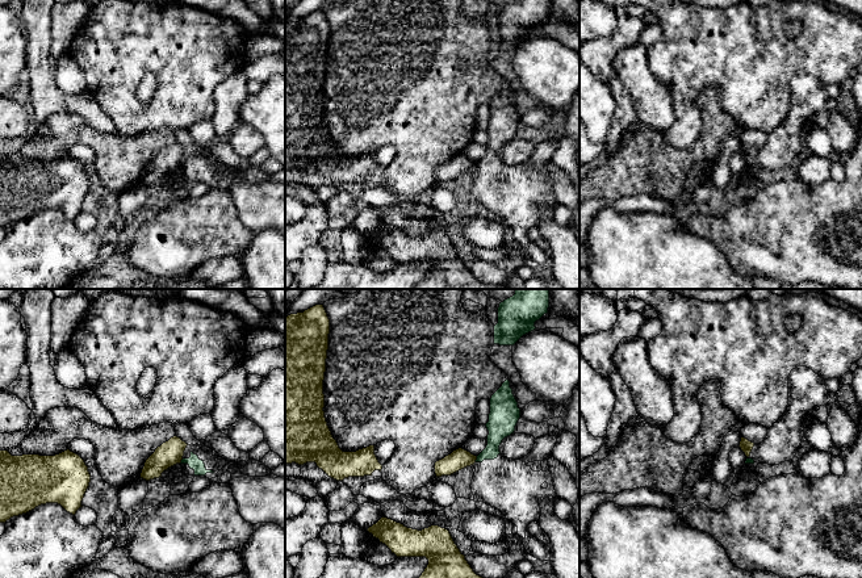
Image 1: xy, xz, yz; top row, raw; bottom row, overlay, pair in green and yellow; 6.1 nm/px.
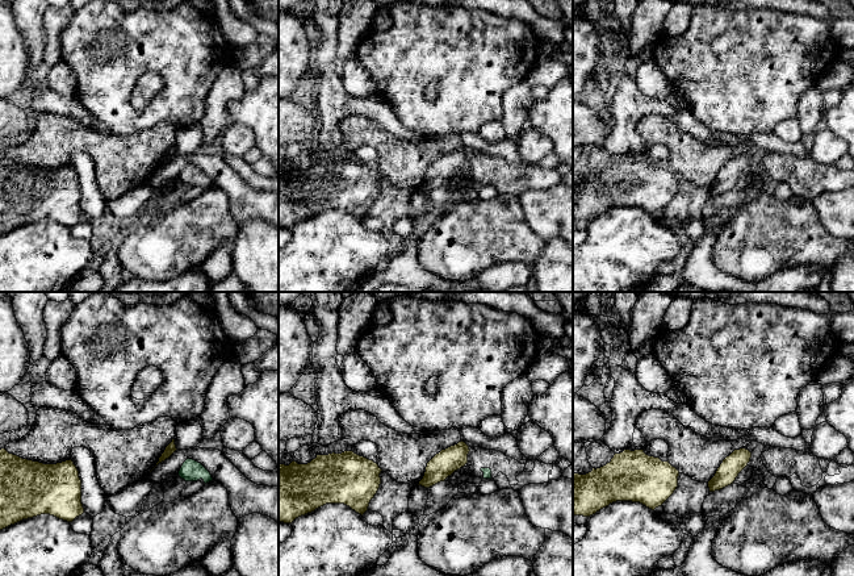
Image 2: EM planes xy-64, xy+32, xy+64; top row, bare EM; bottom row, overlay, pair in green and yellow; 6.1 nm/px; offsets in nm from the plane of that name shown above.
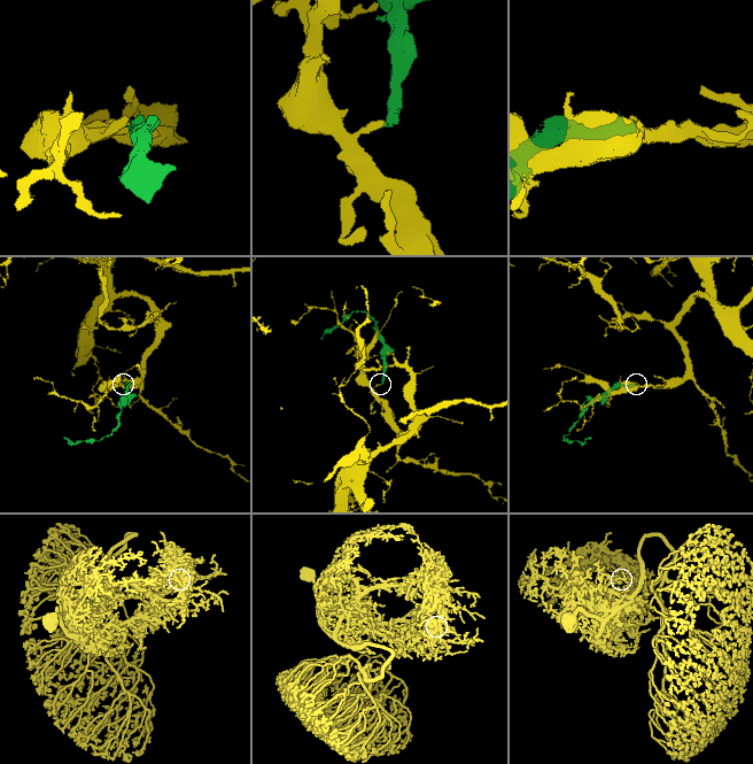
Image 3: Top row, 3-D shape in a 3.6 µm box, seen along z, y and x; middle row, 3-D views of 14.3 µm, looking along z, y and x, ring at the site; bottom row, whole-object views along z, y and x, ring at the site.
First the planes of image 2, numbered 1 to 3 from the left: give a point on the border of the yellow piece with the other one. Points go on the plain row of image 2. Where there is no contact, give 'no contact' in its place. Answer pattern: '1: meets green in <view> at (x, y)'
1: no contact
2: no contact
3: no contact

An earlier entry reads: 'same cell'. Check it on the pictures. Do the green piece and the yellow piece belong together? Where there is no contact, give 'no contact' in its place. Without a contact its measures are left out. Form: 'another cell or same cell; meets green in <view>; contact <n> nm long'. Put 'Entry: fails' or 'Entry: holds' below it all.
another cell; meets green in xz; contact 40 nm long
Entry: fails

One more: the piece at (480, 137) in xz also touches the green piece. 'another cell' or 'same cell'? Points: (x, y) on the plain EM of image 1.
another cell

